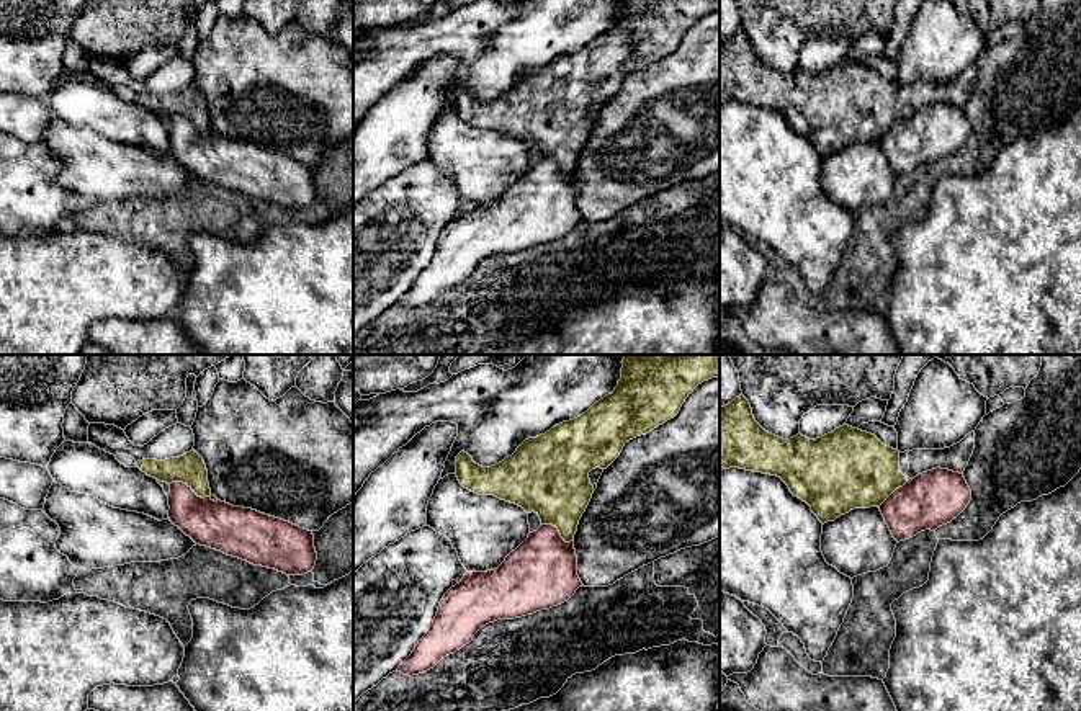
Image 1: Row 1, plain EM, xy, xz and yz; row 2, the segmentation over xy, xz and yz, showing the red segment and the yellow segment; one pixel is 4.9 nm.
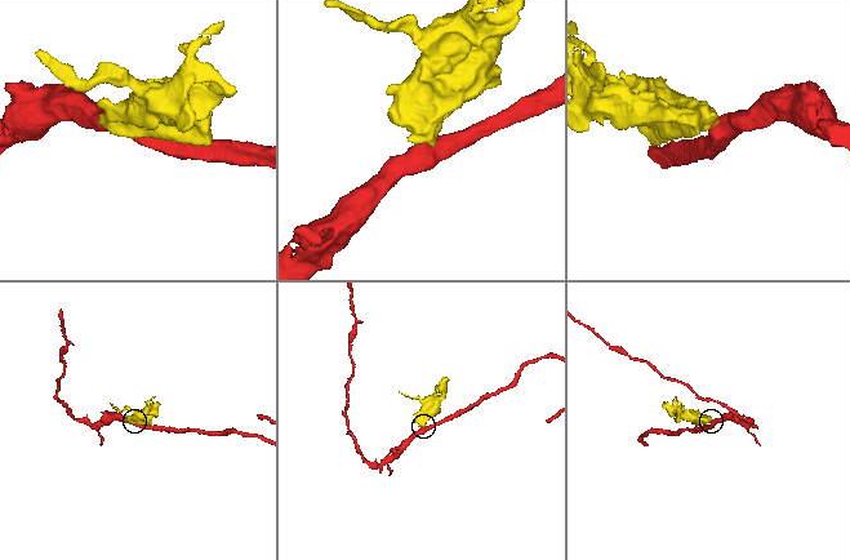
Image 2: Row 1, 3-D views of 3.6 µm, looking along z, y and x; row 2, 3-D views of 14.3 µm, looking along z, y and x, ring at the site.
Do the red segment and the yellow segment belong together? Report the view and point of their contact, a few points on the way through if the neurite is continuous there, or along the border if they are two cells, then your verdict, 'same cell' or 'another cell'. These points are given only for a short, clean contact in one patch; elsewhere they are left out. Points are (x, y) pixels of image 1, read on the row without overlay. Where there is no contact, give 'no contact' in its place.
meets red in xy at (187, 120); border along xy (169, 116), (185, 116), (198, 129), (208, 131); another cell

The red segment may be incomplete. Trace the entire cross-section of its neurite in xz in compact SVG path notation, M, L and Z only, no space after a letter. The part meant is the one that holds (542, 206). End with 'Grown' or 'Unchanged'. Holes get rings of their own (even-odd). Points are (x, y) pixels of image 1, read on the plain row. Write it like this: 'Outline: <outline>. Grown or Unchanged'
Outline: M541 159L497 203L466 206L461 216L445 227L433 258L397 306L409 311L424 307L446 289L469 278L482 260L558 240L567 235L579 221L582 221L582 216L577 209L574 173L566 177L556 160Z. Unchanged

